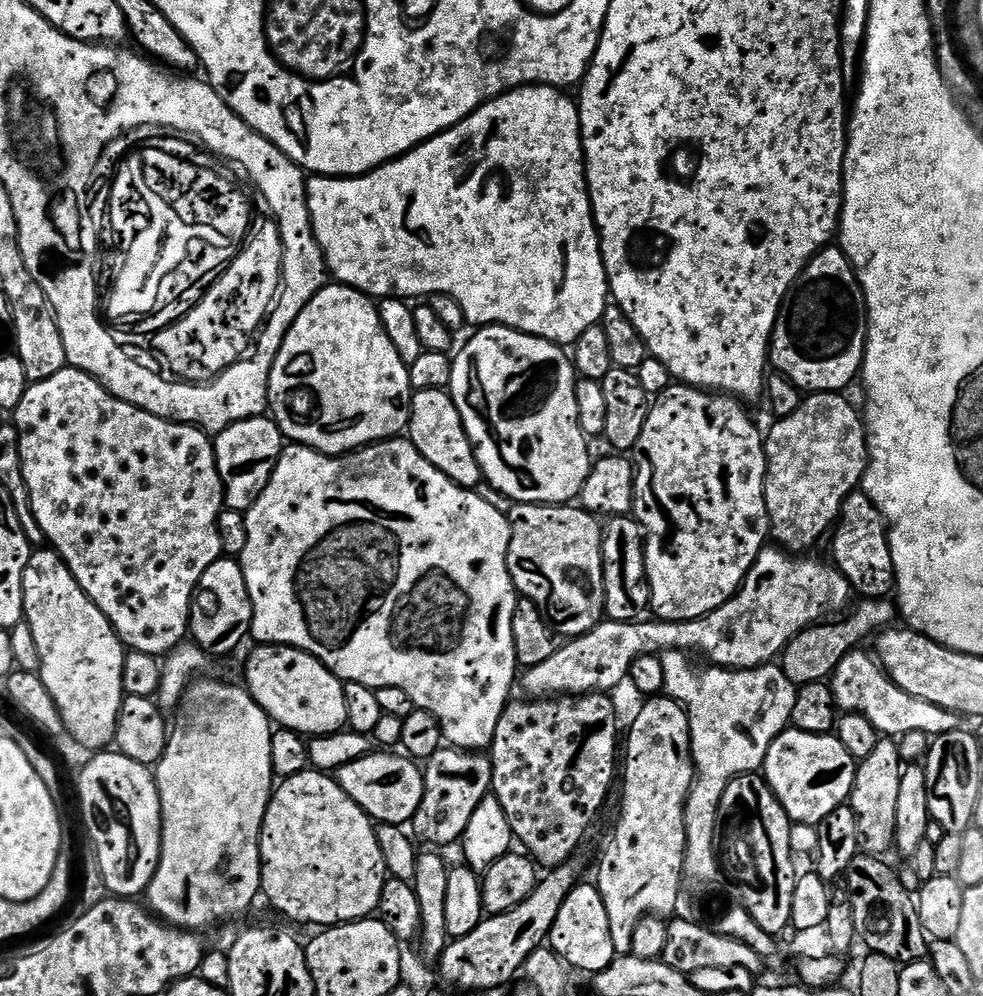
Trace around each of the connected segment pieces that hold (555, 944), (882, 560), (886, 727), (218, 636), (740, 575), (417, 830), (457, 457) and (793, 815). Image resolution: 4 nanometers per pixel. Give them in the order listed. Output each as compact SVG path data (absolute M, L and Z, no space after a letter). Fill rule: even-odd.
M577 883L576 888L562 902L558 918L554 918L550 947L569 969L577 968L580 972L595 974L606 970L610 962L616 959L617 954L614 950L614 938L610 938L610 918L606 918L606 902L602 902L600 889L595 883L584 883Z
M857 490L848 495L840 511L840 518L831 533L831 559L842 575L847 578L851 591L865 600L891 597L896 586L896 571L888 545L888 530L884 515L870 502L868 495Z
M855 650L838 662L836 671L830 677L832 697L841 713L857 712L862 718L870 718L879 730L881 737L901 738L911 731L921 731L929 738L935 738L955 732L958 728L958 717L954 712L934 706L914 694L906 694L886 673L883 667L871 655L863 650Z
M221 558L208 567L198 582L192 596L190 636L209 657L228 656L240 643L249 639L252 630L252 603L250 590L246 590L246 578L242 574L239 559Z
M679 382L671 385L660 397L655 397L654 403L648 409L646 426L642 426L642 438L638 438L634 449L634 467L636 481L634 482L634 498L632 512L637 524L644 533L644 565L648 575L648 595L650 608L662 620L693 620L702 618L718 606L722 606L731 599L743 584L747 572L754 566L755 559L766 547L770 536L766 498L764 497L764 479L766 478L766 454L764 453L765 437L756 429L752 416L747 412L741 401L711 390L694 388L690 384Z
M442 746L423 765L422 802L410 821L410 832L421 845L452 844L463 837L478 802L492 790L492 758L480 750Z
M445 389L422 390L412 397L412 417L406 429L407 439L420 451L422 458L430 462L446 478L450 478L458 486L479 489L482 484L480 463L476 450L472 447L466 434L466 426L462 422L462 414L458 414L458 406L454 406L451 395Z
M789 727L778 738L774 738L764 759L762 775L772 787L780 805L786 810L789 820L797 825L818 826L830 814L834 814L836 808L845 807L849 803L857 767L857 760L850 754L850 750L846 750L846 746L842 746L842 742L838 742L835 734L810 734Z

